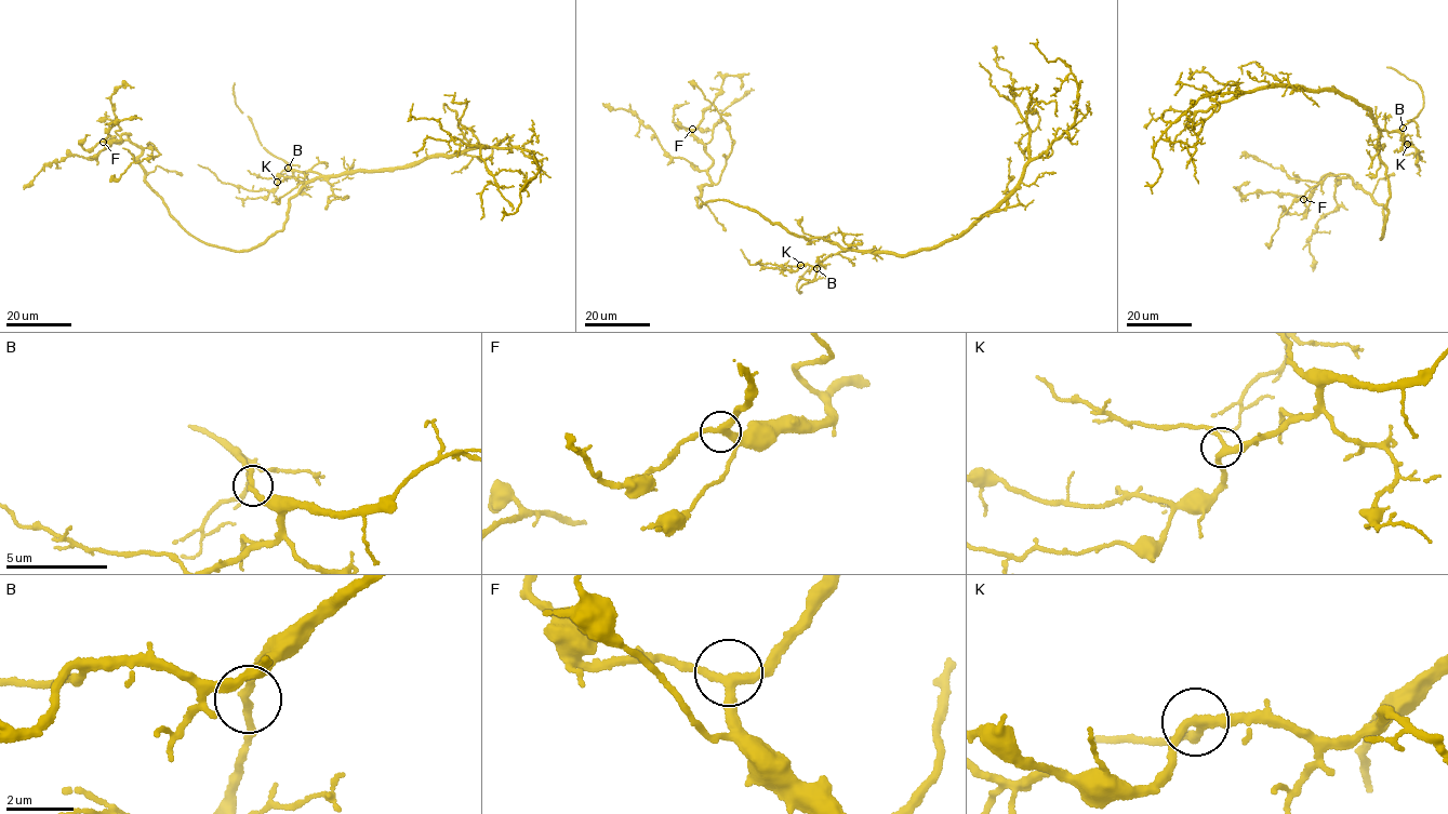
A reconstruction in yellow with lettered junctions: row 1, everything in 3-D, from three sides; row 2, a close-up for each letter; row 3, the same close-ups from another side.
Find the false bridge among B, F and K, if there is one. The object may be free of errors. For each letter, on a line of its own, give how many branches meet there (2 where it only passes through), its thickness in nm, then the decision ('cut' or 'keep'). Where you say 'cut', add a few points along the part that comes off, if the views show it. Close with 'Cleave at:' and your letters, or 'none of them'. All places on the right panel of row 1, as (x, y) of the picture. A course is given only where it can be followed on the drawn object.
B: 2 | 220 nm | keep
F: 3 | 280 nm | keep
K: 3 | 240 nm | keep
Cleave at: none of them

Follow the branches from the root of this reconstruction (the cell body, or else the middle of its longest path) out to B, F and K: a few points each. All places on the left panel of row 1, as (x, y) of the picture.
B: (311, 181), (320, 175), (292, 171), (289, 168)
F: (311, 181), (290, 199), (282, 229), (230, 251), (199, 241), (170, 213), (129, 134), (103, 142)
K: (311, 181), (320, 175), (296, 171), (277, 182)

